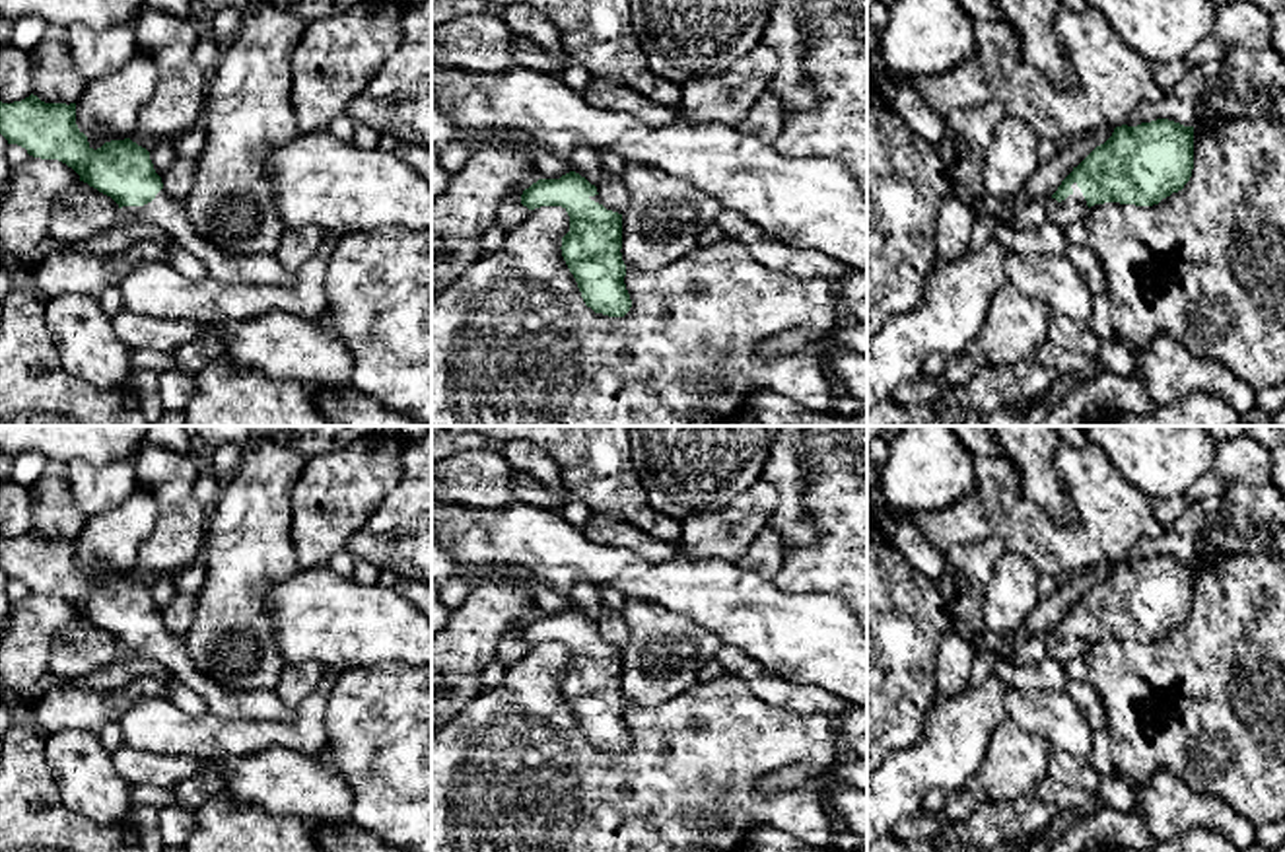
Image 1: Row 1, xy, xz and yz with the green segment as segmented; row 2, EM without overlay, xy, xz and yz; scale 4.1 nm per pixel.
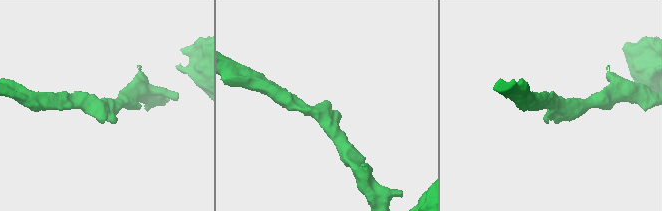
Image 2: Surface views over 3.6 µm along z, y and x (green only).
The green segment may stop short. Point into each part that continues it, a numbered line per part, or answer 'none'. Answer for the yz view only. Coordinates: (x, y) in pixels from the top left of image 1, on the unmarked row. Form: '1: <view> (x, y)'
1: yz (1074, 644)

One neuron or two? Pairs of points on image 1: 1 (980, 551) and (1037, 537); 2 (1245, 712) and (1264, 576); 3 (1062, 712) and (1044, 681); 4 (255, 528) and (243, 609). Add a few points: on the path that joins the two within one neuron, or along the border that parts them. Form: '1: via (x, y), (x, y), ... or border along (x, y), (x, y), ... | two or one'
1: border along (957, 545), (998, 537), (1007, 551) | two
2: via (1264, 679), (1264, 609) | one
3: border along (1011, 687), (1064, 691) | two
4: via (247, 547), (243, 553), (243, 590) | one

